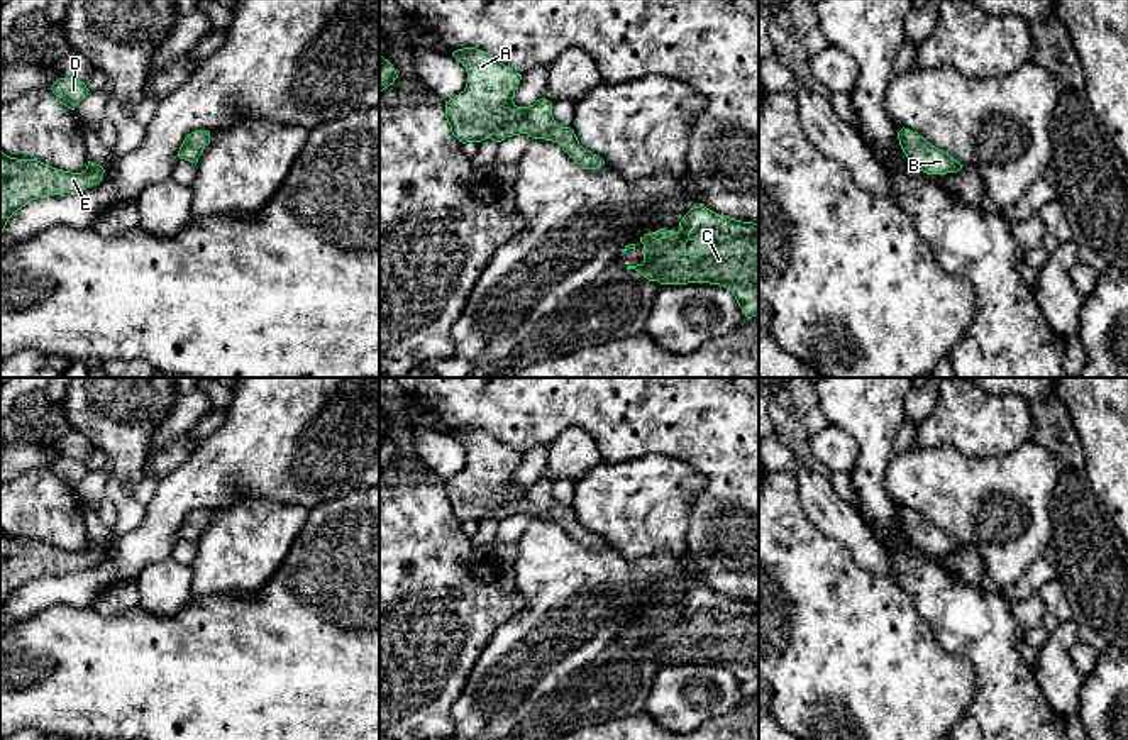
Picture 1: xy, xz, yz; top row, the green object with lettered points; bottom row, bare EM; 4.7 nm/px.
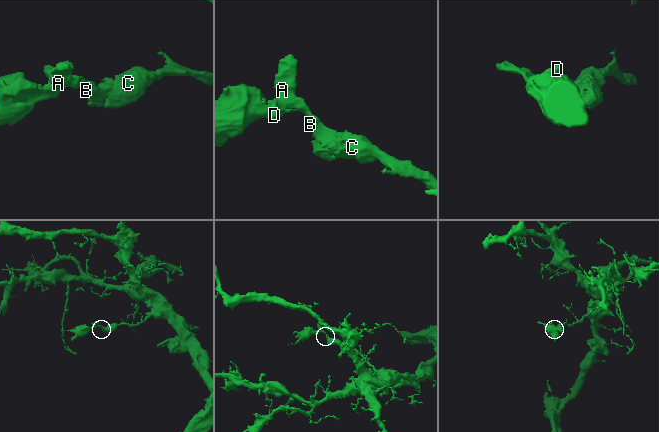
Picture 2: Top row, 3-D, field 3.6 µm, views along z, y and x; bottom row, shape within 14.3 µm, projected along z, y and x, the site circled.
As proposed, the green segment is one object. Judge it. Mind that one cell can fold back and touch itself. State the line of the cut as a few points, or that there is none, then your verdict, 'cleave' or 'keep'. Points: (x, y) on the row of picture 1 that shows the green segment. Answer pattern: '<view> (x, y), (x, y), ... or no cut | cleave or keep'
no cut | keep

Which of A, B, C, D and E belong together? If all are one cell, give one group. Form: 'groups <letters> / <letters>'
groups A B C D E

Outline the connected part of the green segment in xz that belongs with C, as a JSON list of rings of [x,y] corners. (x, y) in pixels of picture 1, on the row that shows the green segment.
[[[699,205],[683,217],[679,227],[679,232],[659,229],[661,239],[650,234],[640,237],[644,262],[627,269],[661,284],[720,284],[732,291],[747,318],[759,315],[759,224],[718,215]]]

